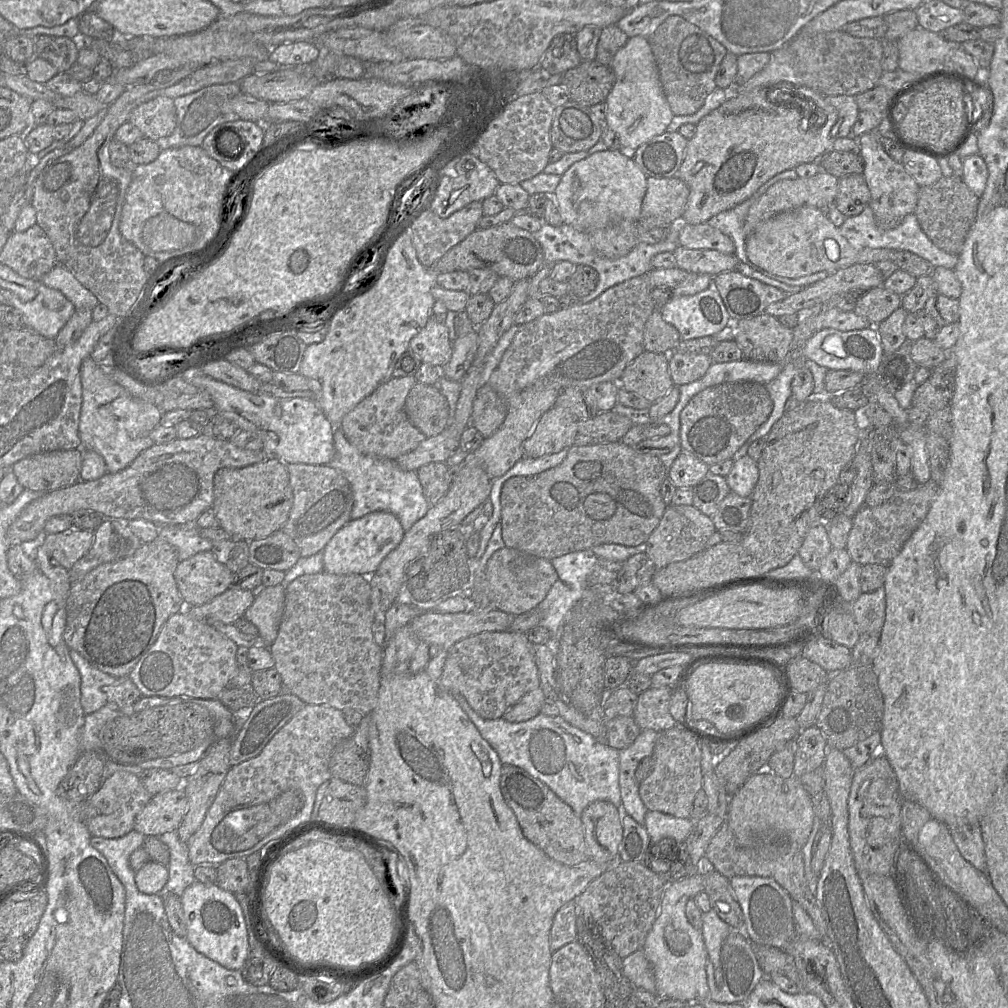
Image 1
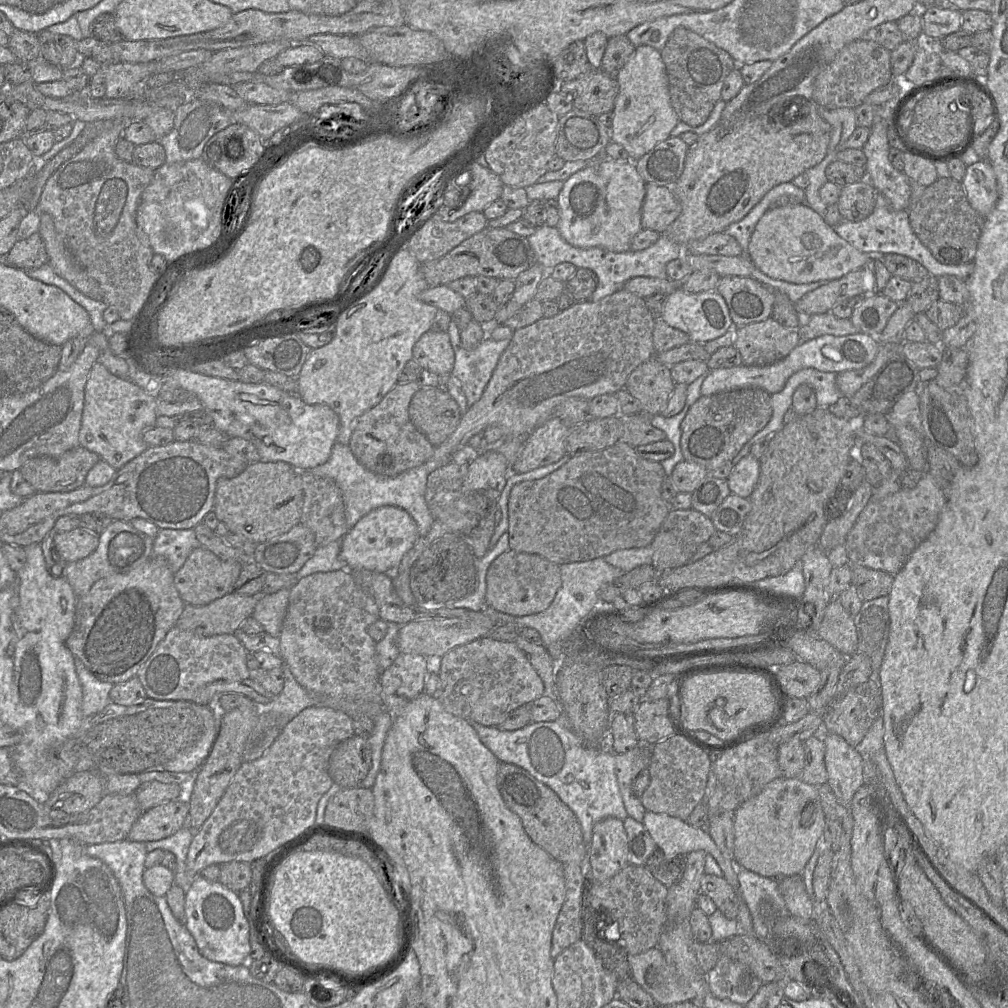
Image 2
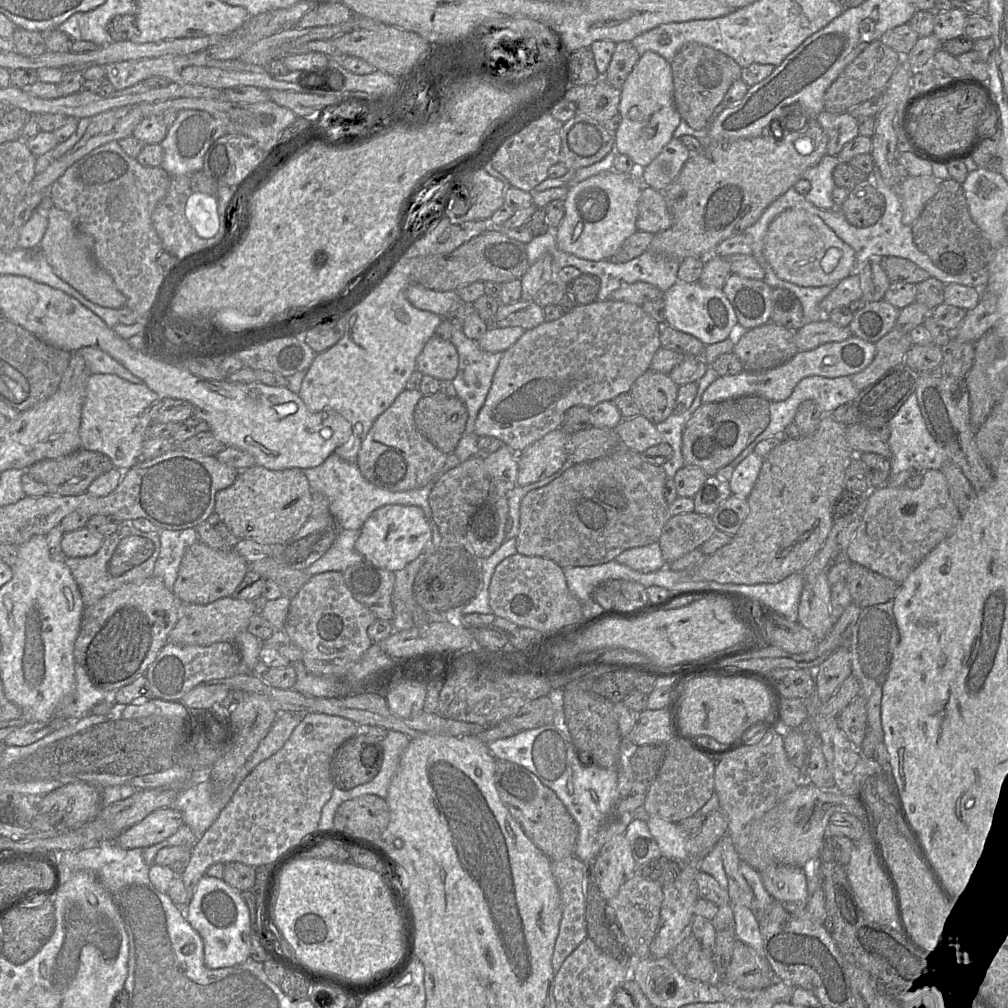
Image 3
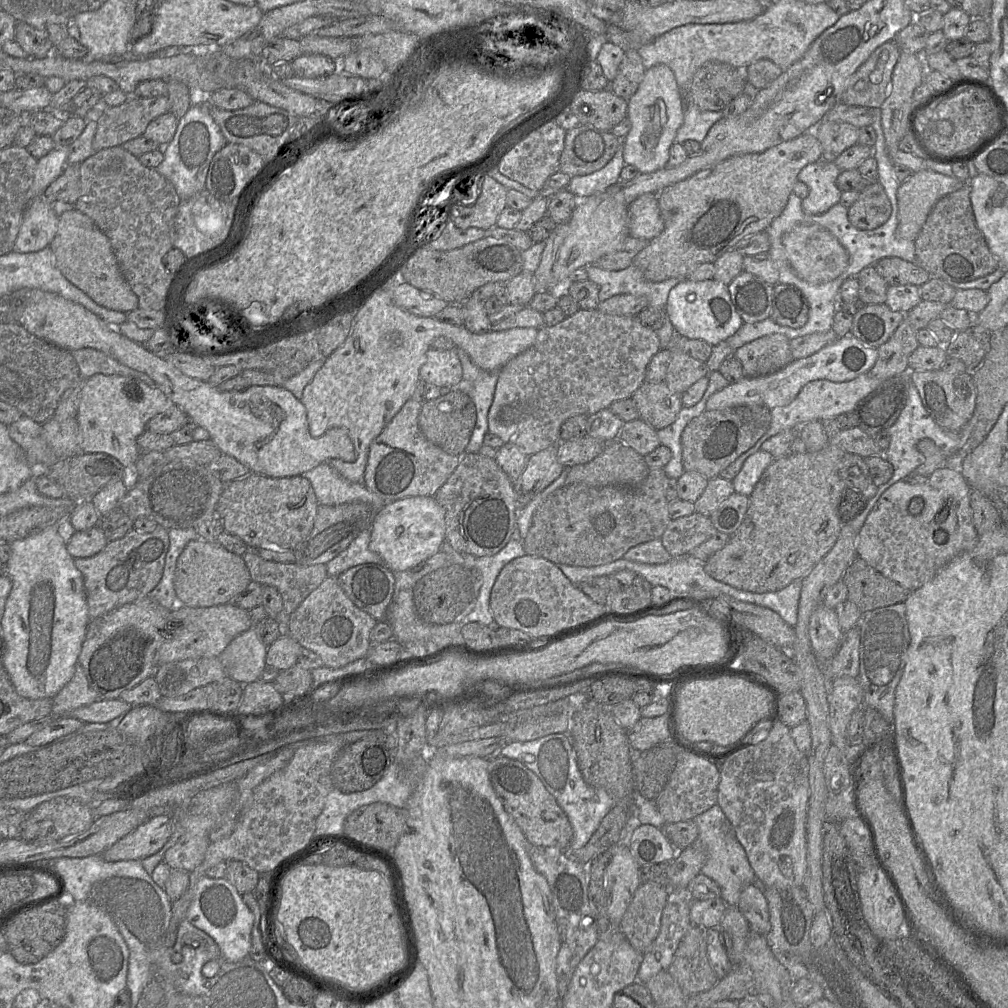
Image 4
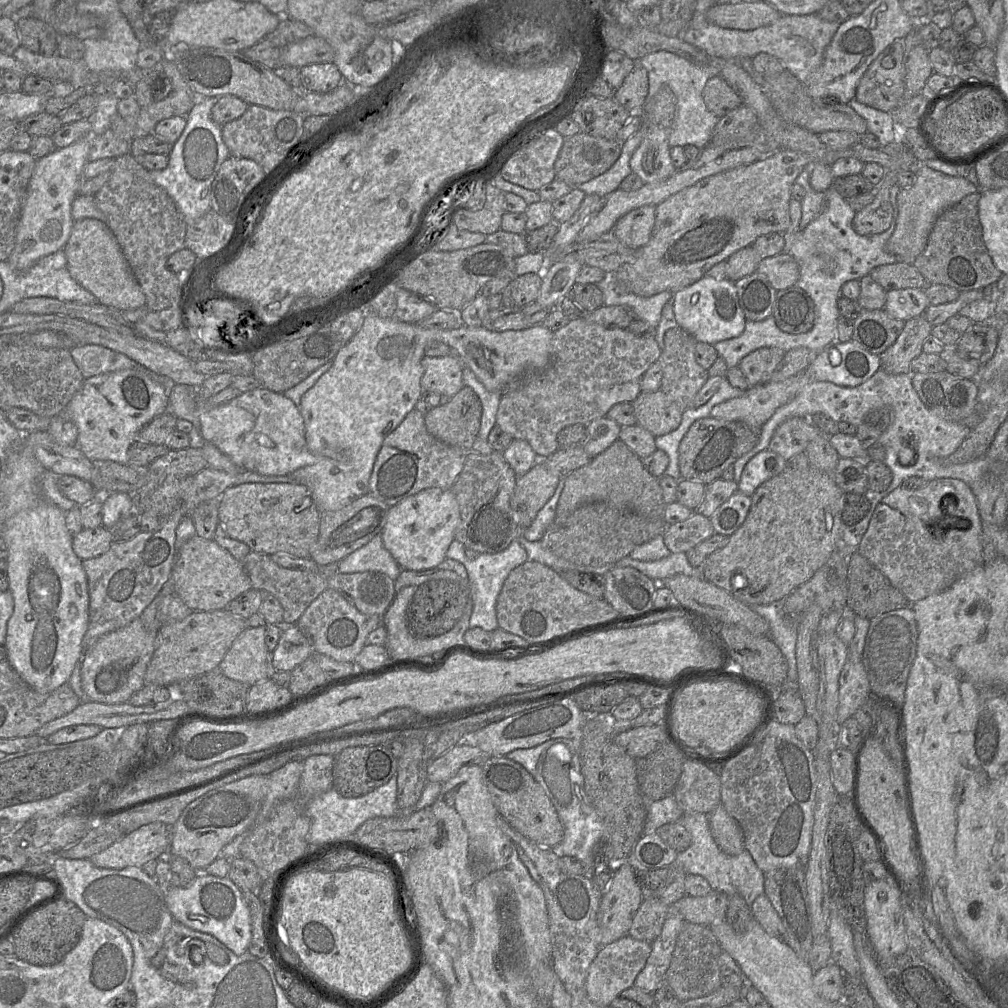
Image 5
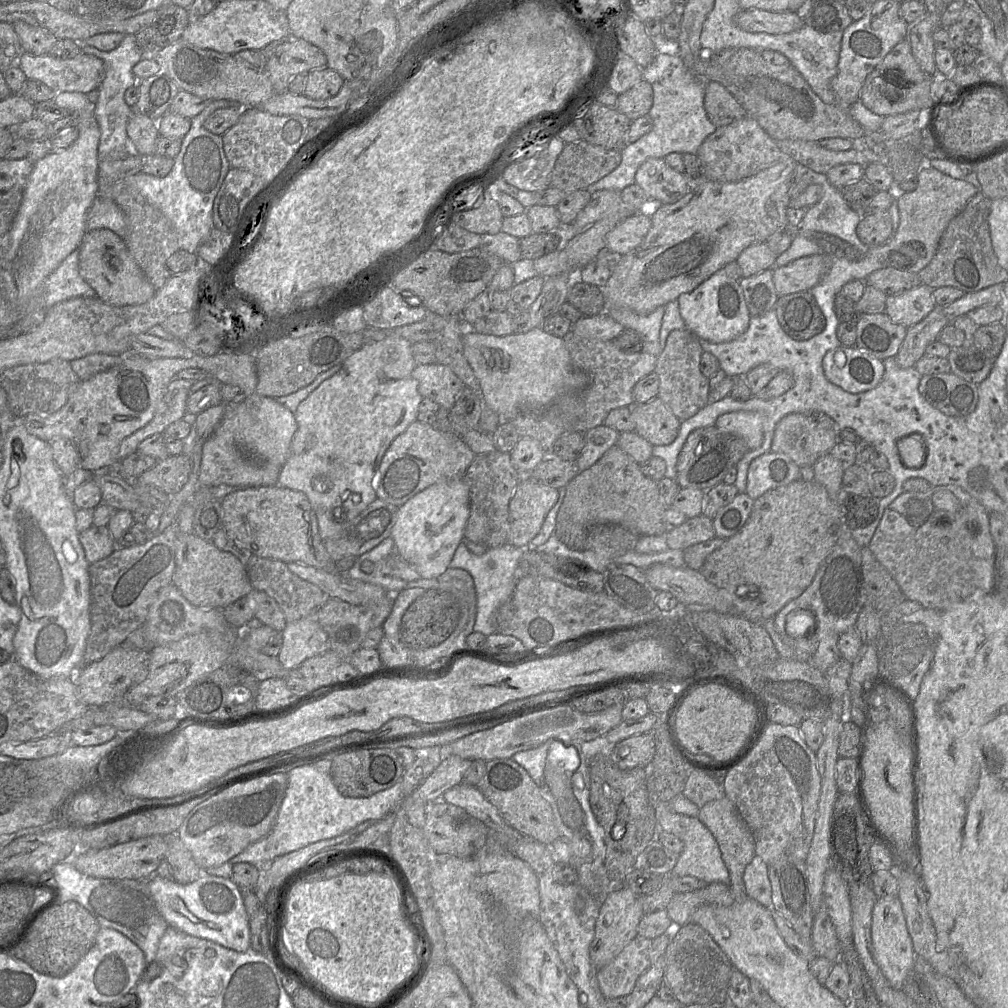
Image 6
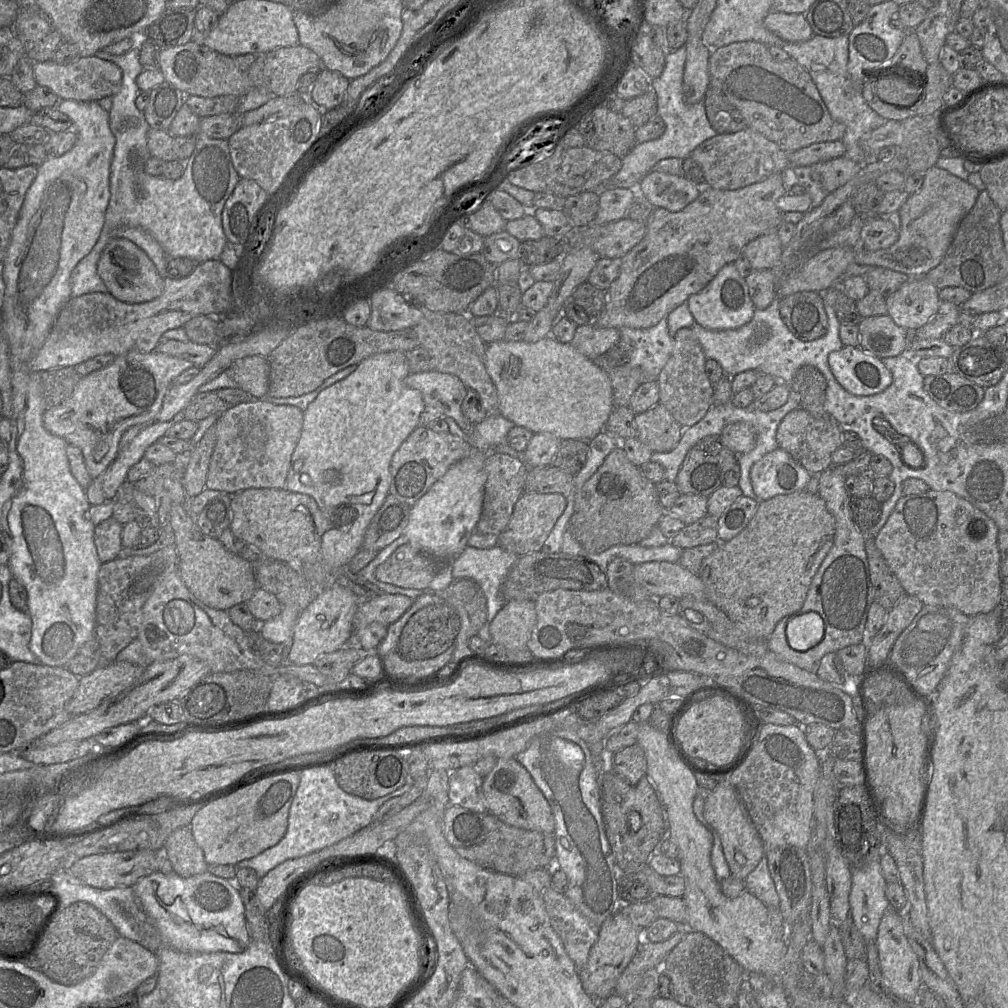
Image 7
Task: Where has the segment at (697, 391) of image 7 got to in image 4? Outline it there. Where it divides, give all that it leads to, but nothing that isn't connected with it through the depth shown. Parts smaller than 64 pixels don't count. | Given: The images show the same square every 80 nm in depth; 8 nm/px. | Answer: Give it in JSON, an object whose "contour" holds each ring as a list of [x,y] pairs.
{"contour":[[[672,350],[671,353],[665,383],[672,392],[682,395],[695,382],[708,377],[710,371],[706,363],[681,350]]]}

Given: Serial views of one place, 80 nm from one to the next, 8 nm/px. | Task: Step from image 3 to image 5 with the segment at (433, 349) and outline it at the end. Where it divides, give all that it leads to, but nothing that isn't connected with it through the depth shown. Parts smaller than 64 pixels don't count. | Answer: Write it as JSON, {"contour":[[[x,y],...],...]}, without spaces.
{"contour":[[[453,353],[441,357],[424,356],[422,359],[424,373],[421,378],[423,391],[436,392],[449,399],[465,387],[462,363]]]}

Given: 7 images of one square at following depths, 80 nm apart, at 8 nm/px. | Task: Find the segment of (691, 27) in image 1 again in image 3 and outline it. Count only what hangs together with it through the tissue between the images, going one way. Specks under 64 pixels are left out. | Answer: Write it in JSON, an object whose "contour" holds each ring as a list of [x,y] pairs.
{"contour":[[[691,42],[685,44],[670,61],[673,75],[674,104],[681,119],[694,129],[702,129],[732,83],[741,79],[742,67],[726,54]]]}

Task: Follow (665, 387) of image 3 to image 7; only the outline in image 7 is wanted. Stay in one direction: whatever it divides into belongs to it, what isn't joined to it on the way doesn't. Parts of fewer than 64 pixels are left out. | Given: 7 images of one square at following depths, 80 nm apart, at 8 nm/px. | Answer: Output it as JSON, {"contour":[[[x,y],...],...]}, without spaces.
{"contour":[[[661,404],[635,414],[637,438],[652,452],[669,452],[679,443],[686,429]]]}

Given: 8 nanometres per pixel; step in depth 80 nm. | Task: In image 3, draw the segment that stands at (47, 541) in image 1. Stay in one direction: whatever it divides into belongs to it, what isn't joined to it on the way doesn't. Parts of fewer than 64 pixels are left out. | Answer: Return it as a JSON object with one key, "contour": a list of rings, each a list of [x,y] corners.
{"contour":[[[83,527],[63,534],[61,549],[67,558],[90,557],[99,551],[104,538]]]}

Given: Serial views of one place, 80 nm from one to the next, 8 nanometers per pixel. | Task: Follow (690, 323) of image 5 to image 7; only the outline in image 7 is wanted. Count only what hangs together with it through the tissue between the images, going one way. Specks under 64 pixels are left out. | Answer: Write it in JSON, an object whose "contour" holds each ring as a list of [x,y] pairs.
{"contour":[[[734,263],[726,264],[716,276],[697,294],[686,301],[695,322],[709,330],[729,330],[749,323],[756,310],[745,278],[740,275]]]}

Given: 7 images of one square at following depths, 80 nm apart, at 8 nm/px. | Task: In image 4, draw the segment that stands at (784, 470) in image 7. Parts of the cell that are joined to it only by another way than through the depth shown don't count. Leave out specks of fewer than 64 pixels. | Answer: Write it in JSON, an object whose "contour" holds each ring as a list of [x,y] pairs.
{"contour":[[[763,450],[749,456],[732,480],[735,492],[749,497],[763,472],[774,460],[770,453]]]}

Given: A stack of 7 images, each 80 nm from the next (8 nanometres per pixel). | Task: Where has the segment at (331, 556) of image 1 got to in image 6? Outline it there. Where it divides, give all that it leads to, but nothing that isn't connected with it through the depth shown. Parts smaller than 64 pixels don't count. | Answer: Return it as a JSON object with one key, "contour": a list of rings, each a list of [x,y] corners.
{"contour":[[[463,477],[442,481],[422,490],[398,507],[396,522],[390,535],[396,553],[411,565],[421,578],[437,578],[449,567],[457,546],[464,540],[469,511],[469,489]]]}

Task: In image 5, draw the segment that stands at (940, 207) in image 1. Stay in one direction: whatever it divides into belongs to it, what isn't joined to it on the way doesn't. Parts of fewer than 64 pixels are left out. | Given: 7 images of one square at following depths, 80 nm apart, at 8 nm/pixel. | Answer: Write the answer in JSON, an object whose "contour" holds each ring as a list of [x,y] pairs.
{"contour":[[[981,192],[967,195],[937,218],[925,249],[913,263],[927,284],[942,284],[954,287],[959,292],[968,292],[991,287],[1003,276],[984,243],[978,215]]]}

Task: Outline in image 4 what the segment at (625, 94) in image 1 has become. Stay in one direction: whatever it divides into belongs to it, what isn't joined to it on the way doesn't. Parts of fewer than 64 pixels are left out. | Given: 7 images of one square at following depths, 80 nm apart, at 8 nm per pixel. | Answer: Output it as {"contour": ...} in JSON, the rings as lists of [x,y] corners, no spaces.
{"contour":[[[657,64],[645,70],[637,91],[627,101],[627,118],[631,122],[631,129],[622,140],[625,164],[635,166],[640,173],[664,168],[676,132],[684,120],[683,94],[667,65]]]}

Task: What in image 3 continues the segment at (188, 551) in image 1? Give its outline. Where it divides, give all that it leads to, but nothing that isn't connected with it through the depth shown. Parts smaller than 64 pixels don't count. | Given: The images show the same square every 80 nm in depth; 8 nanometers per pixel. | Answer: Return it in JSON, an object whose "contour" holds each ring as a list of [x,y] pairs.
{"contour":[[[195,528],[159,530],[159,538],[161,548],[153,575],[173,591],[183,556],[191,545],[199,541],[198,534]]]}

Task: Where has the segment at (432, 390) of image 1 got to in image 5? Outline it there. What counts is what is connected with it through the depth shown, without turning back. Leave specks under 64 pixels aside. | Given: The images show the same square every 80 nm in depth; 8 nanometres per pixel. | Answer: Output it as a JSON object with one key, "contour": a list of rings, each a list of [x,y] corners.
{"contour":[[[465,386],[424,415],[429,434],[440,442],[470,450],[478,436],[482,404],[475,391]]]}

